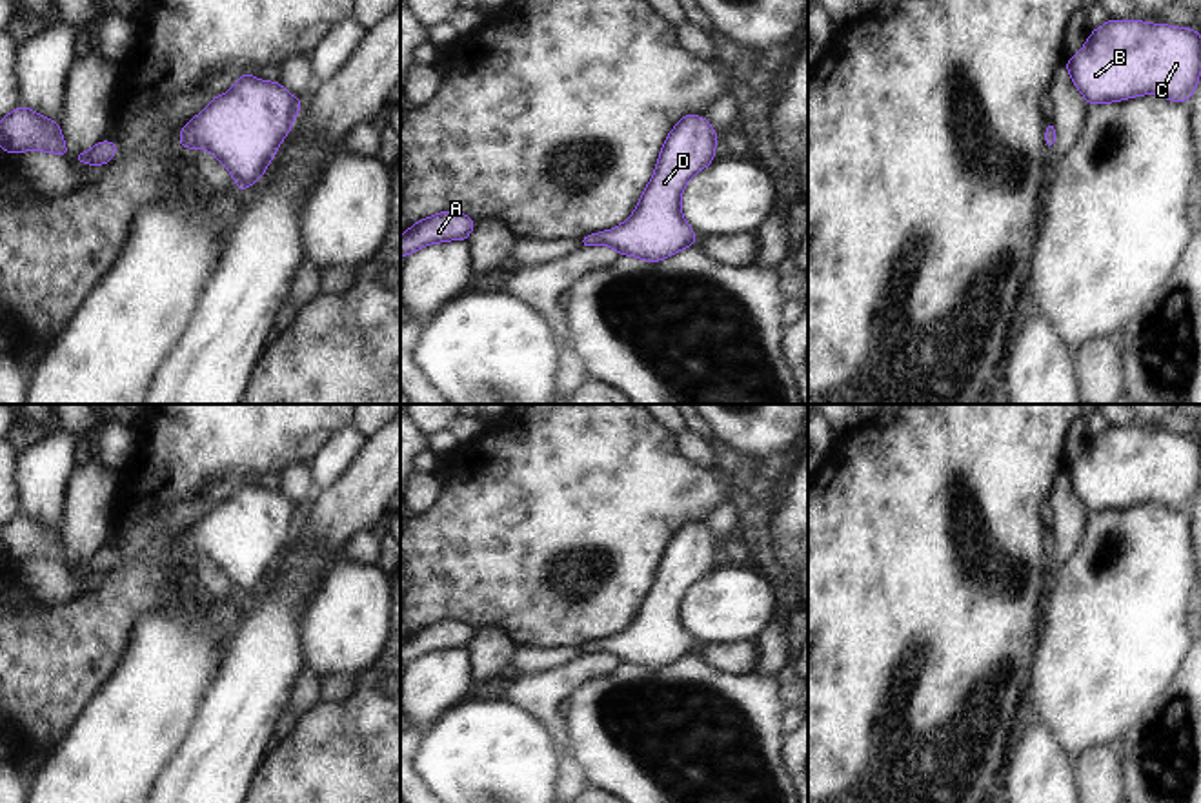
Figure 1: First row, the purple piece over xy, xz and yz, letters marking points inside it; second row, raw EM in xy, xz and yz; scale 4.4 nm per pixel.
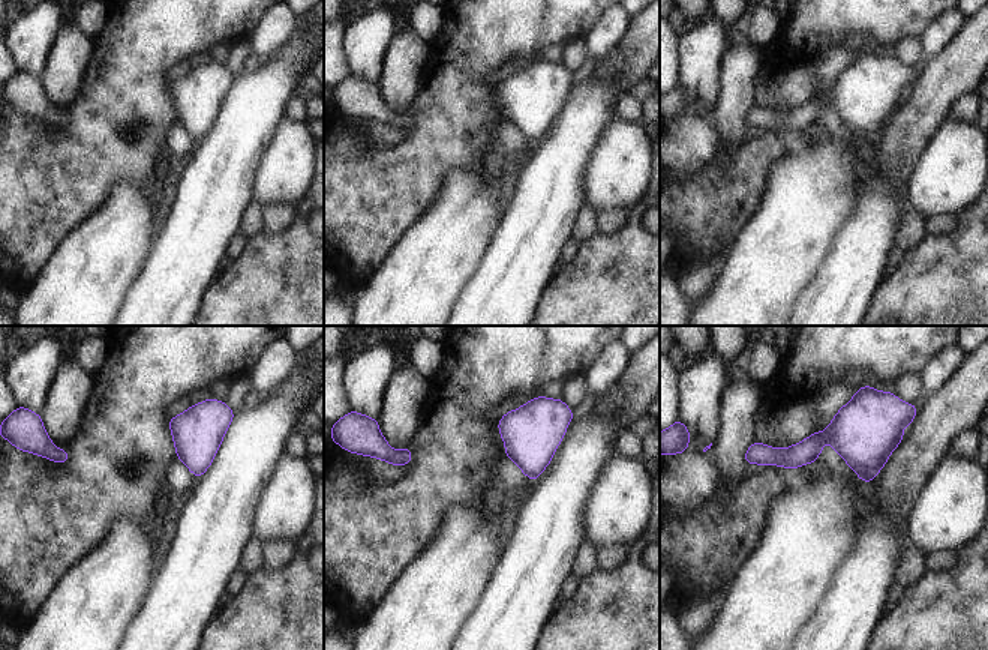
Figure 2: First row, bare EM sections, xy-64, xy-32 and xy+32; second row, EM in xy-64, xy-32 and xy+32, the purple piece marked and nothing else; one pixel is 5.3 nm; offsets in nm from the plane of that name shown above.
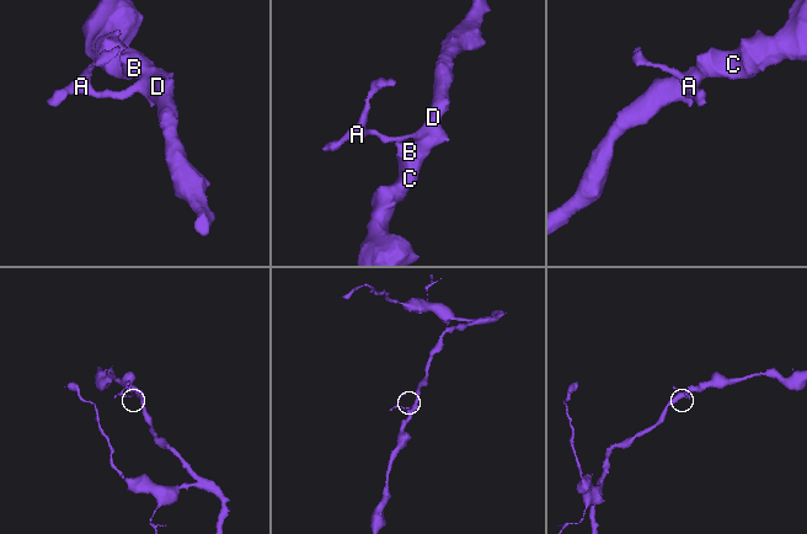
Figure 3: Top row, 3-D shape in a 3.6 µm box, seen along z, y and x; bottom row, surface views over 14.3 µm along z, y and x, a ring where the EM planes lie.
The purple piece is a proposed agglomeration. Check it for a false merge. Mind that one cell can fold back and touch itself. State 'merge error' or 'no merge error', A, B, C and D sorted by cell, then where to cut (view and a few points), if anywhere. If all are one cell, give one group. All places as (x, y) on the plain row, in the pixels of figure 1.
no merge error; A B C D; no cut

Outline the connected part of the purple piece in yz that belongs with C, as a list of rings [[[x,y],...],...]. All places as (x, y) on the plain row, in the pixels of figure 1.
[[[1110,426],[1092,439],[1075,464],[1066,466],[1066,479],[1086,512],[1119,510],[1148,501],[1185,510],[1201,483],[1201,444],[1190,435]]]

